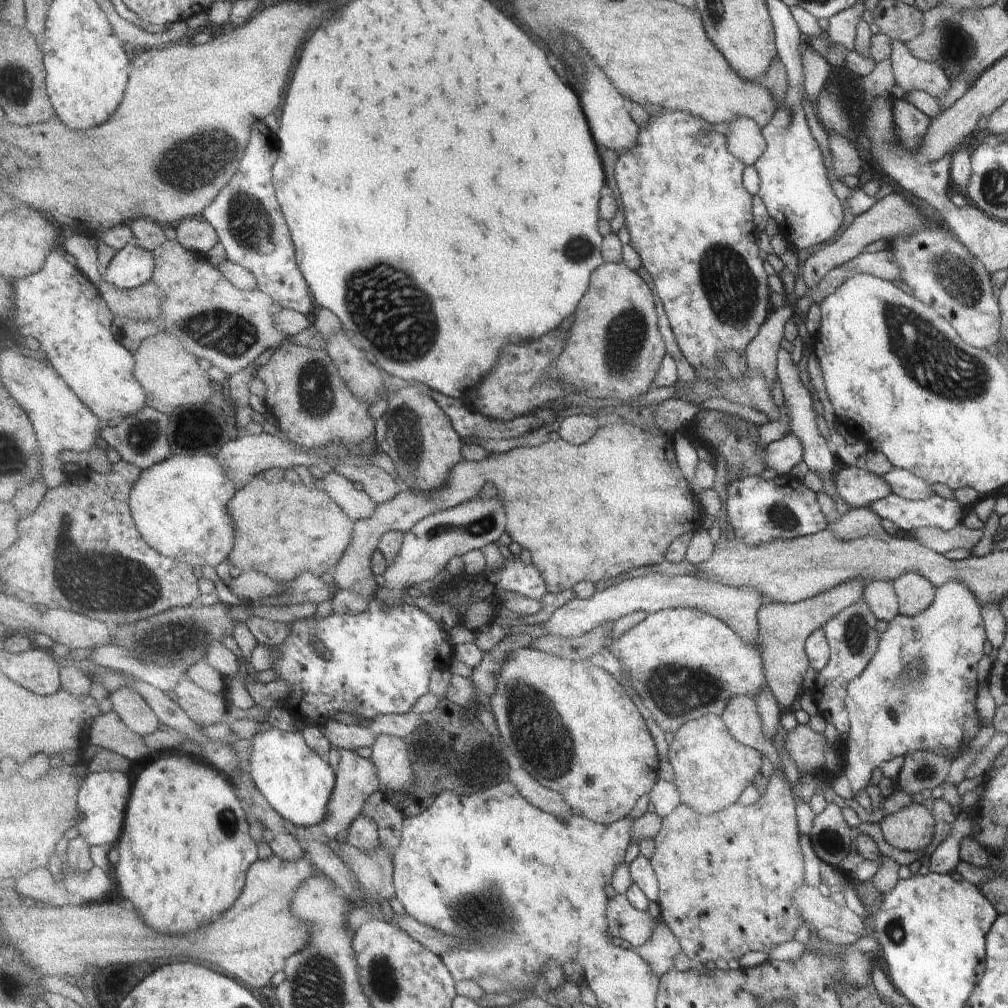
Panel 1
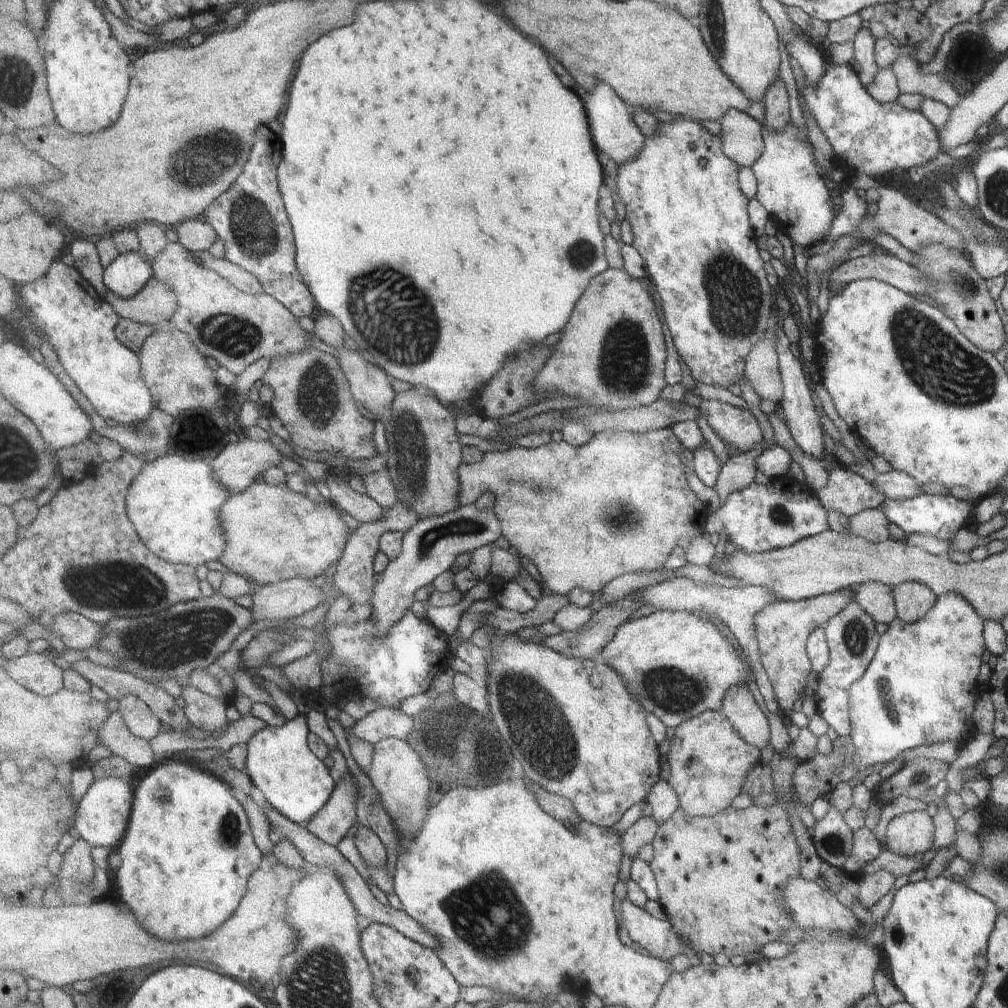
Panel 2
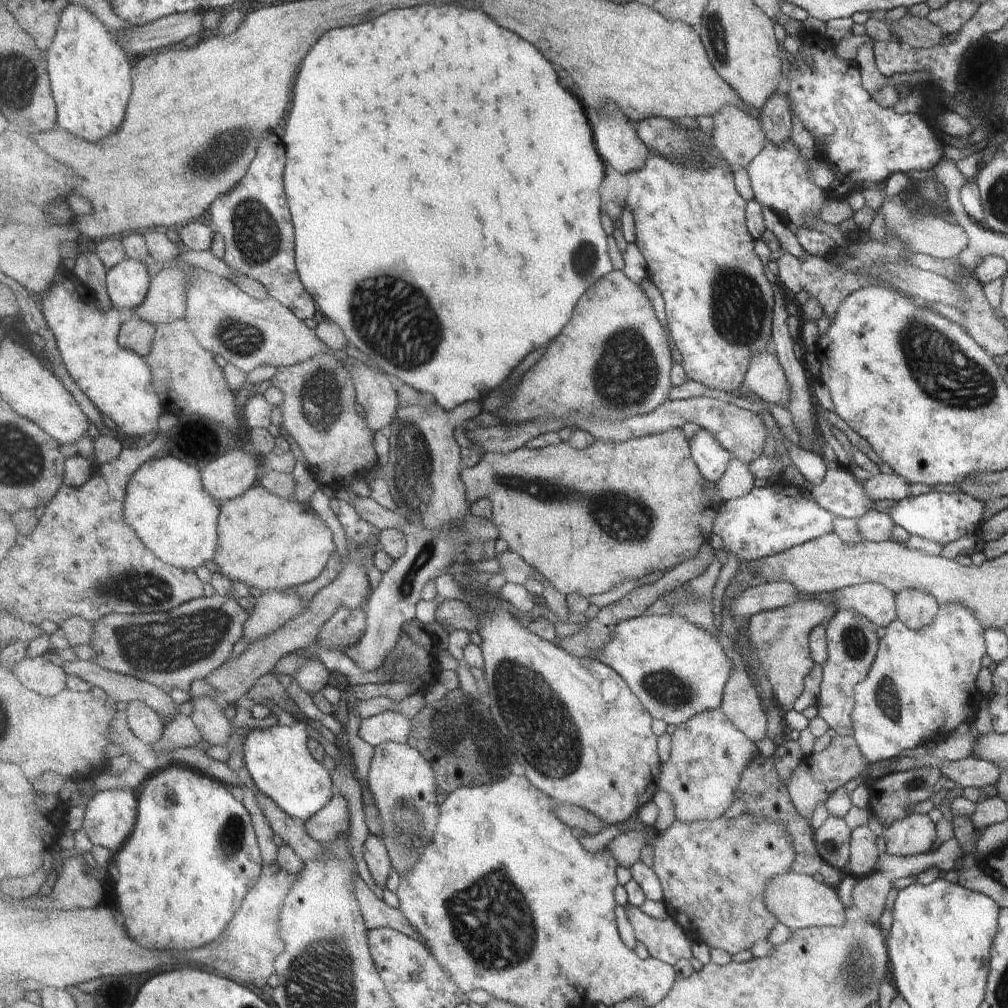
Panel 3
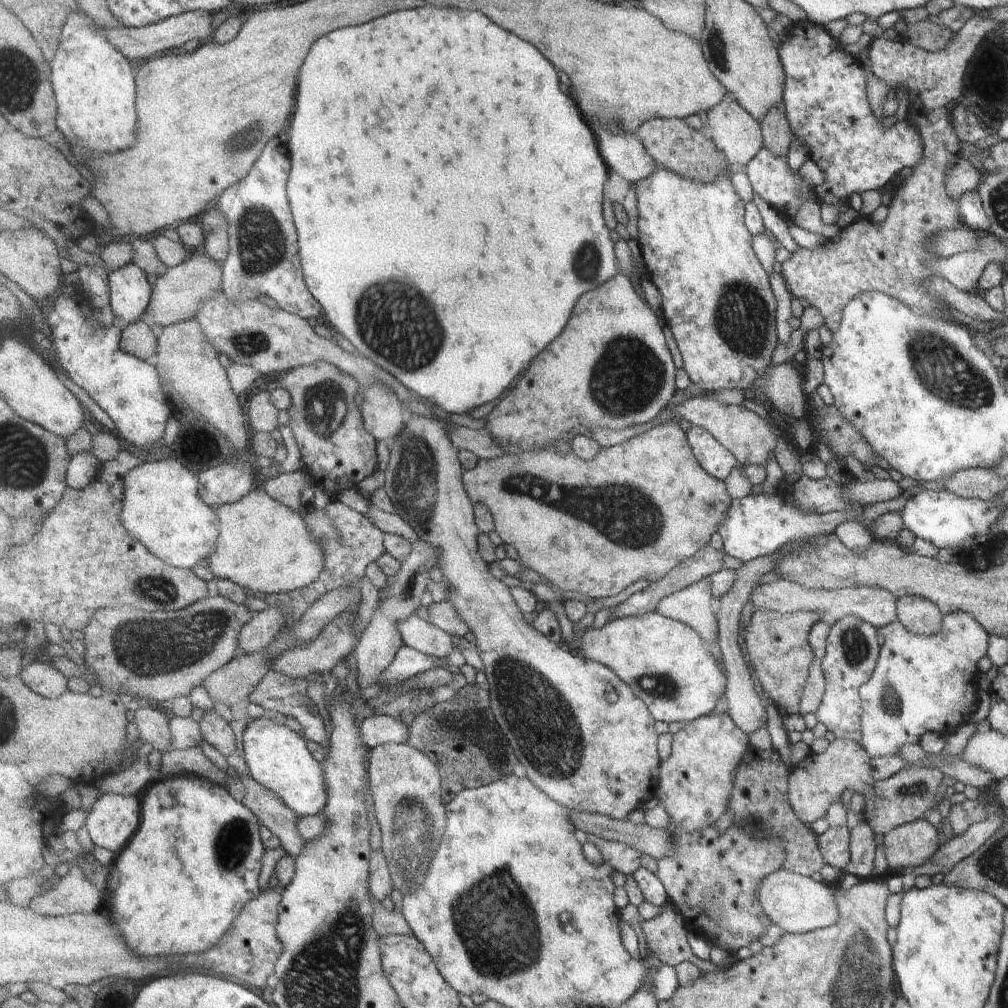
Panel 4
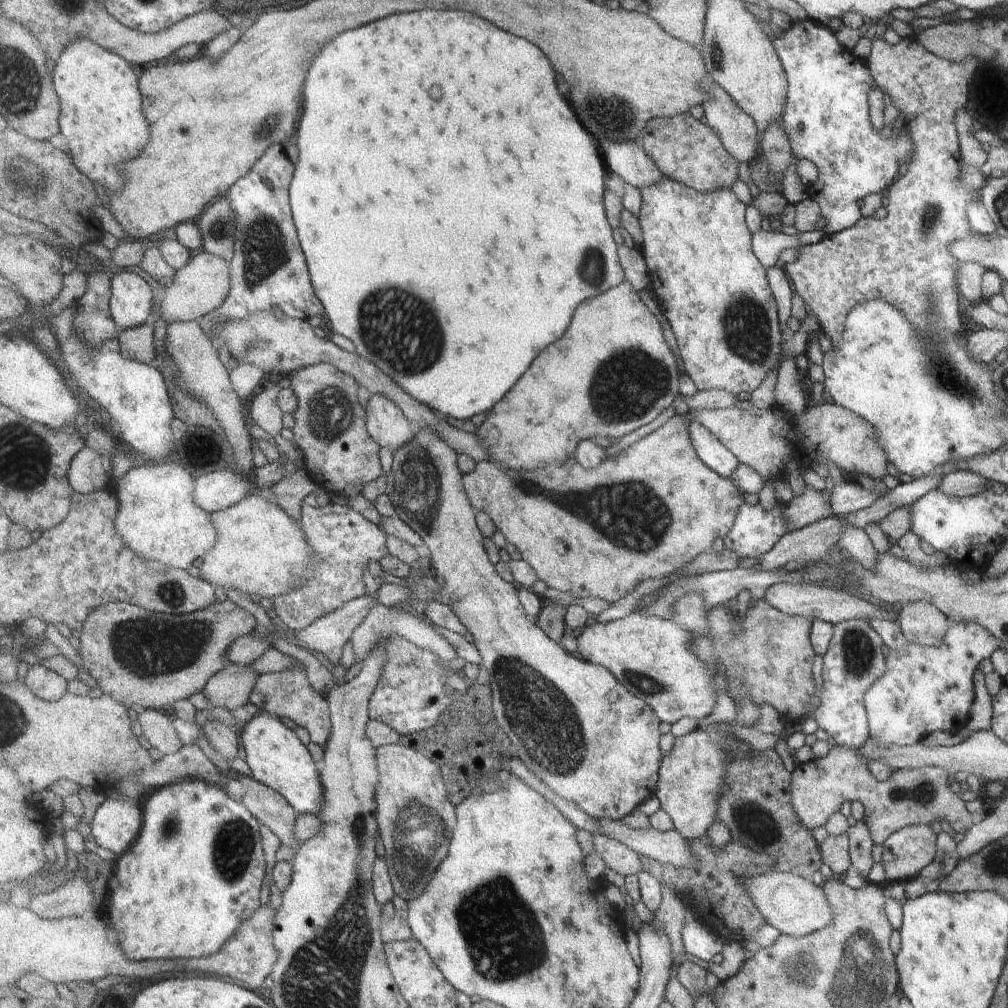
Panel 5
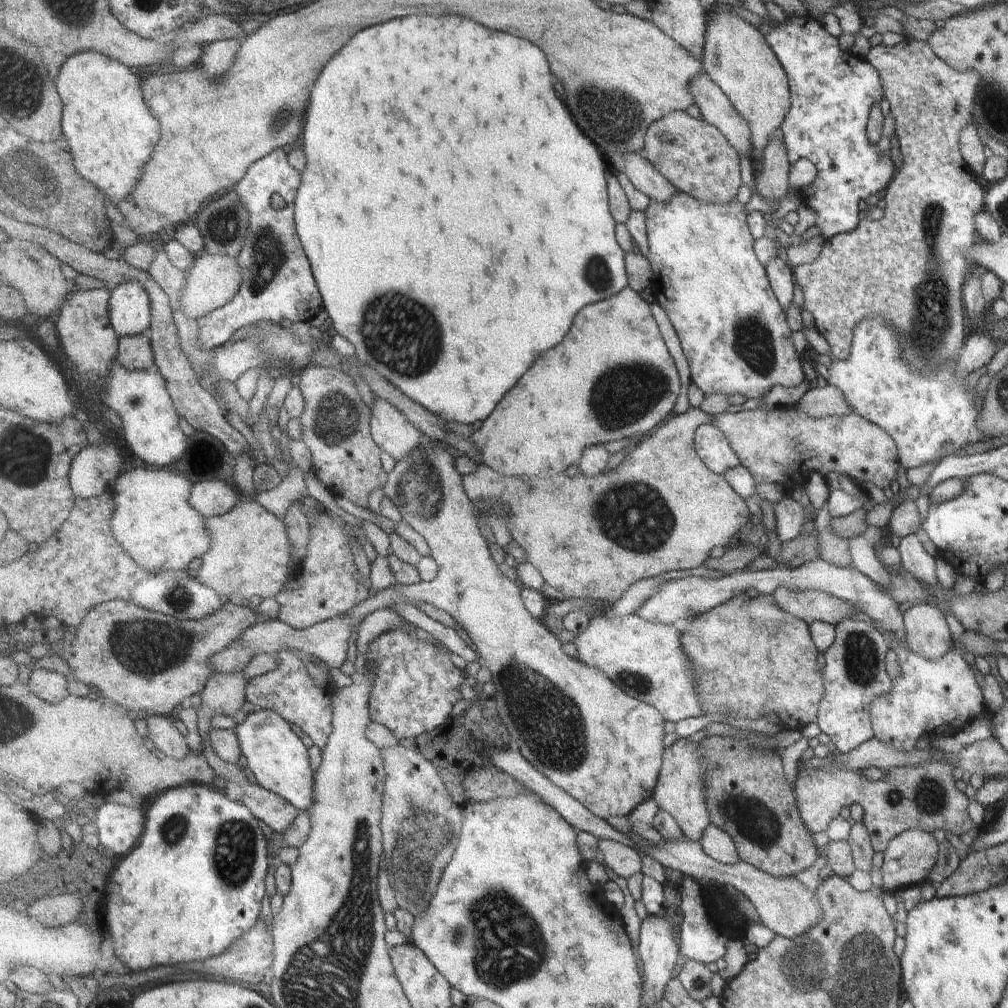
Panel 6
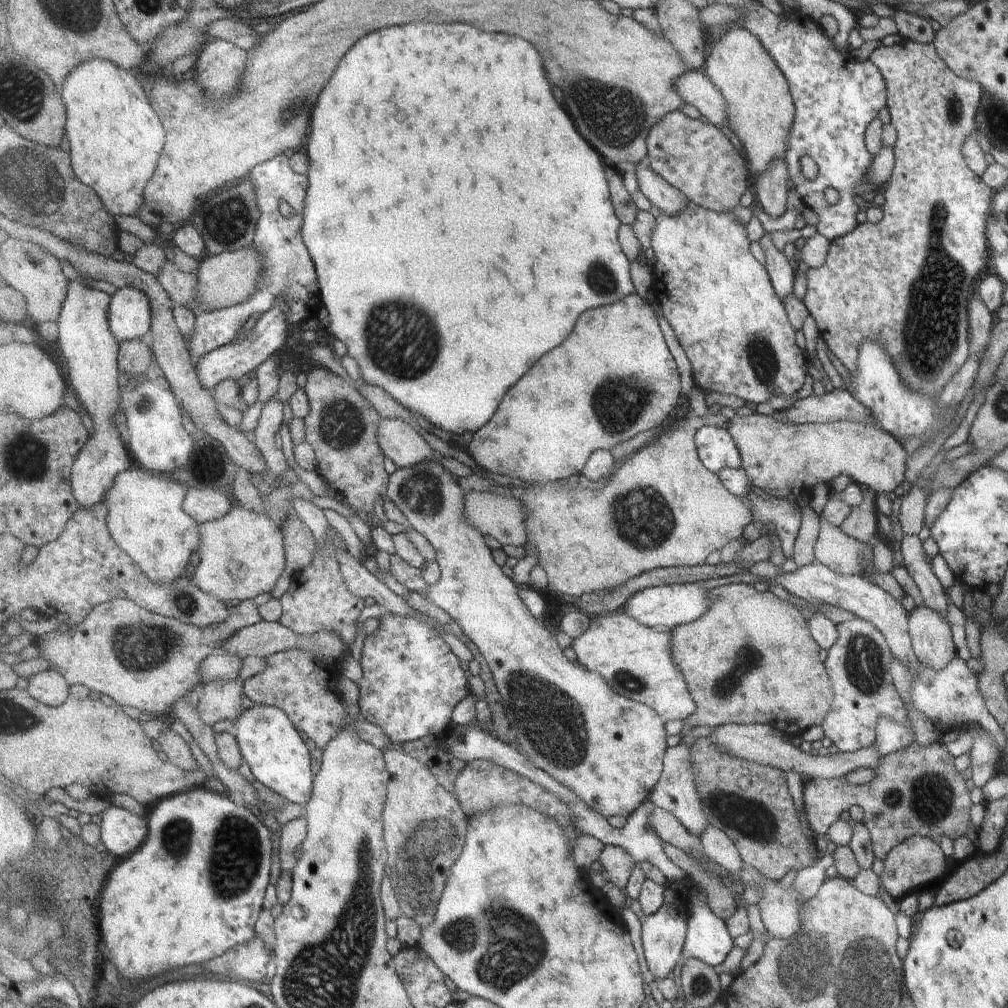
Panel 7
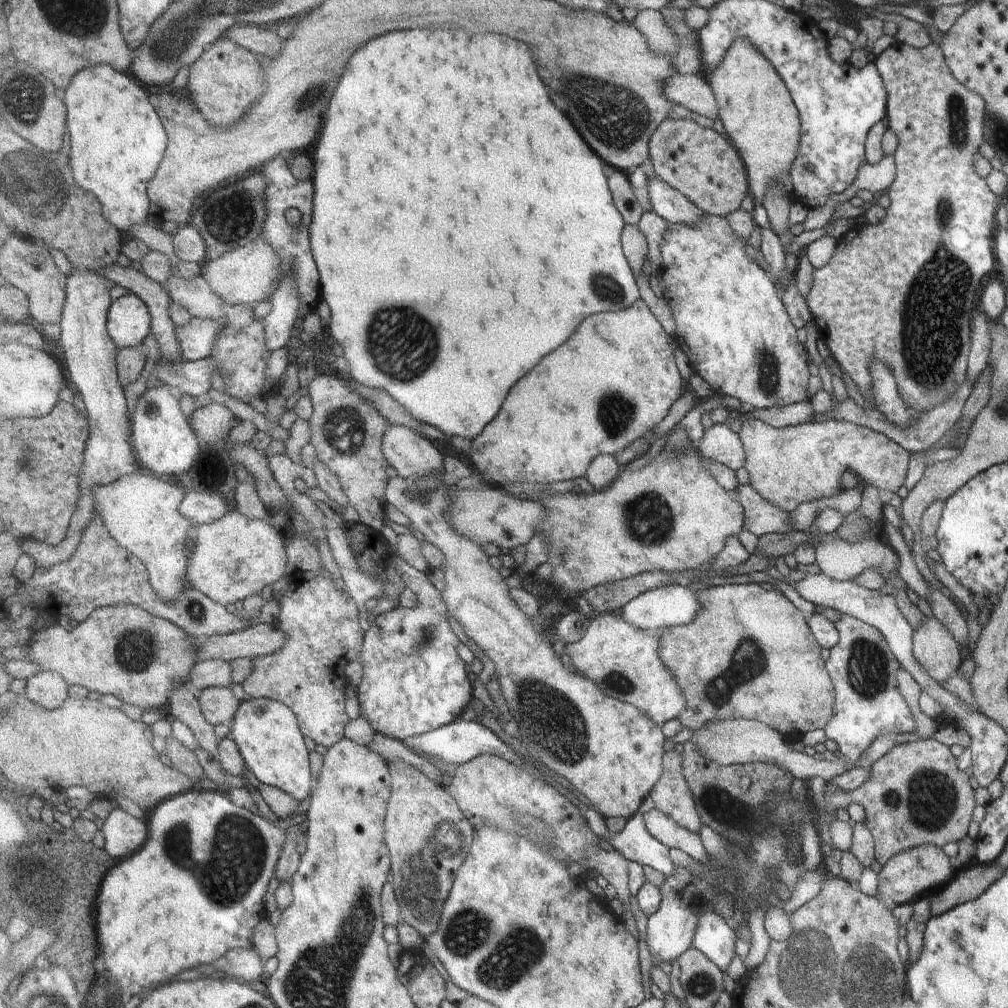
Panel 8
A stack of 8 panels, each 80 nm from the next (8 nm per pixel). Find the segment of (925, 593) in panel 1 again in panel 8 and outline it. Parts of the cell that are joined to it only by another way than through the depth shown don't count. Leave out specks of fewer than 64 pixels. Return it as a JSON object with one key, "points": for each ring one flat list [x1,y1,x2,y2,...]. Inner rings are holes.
{"points":[[924,616,924,623,912,631,912,653,917,664,937,684,945,684,962,662,959,644,934,617]]}

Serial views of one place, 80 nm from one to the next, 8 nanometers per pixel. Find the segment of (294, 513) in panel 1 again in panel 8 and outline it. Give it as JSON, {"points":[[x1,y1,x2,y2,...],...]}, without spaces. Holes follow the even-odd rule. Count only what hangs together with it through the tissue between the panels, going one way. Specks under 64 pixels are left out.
{"points":[[238,510,208,525,195,526,194,550,188,558,187,584,203,591,215,602,232,607,254,594,262,594,267,584,279,582,287,572,285,538,267,521,248,519]]}

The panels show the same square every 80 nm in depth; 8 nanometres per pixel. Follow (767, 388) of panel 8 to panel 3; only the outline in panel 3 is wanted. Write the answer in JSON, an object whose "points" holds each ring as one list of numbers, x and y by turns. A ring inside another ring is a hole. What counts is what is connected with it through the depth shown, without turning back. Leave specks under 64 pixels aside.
{"points":[[686,129,686,135,695,141,697,146,697,154,691,154,689,158,681,161,676,159,668,159,667,157,650,151,650,155,641,171,635,171,627,174,630,182,630,191,627,197,627,206,634,216,636,224,636,246,639,248,644,260,647,264,647,276,655,284,660,291,665,302,665,312,670,332,675,340,675,344,682,356,682,365,686,368,689,380,700,382,707,388,717,388,731,393,740,389,745,382,745,373,747,372,749,363,757,355,763,352,773,354,772,346,772,330,773,330,773,309,775,309,776,299,773,285,767,276,765,276,765,268,761,264,759,258,753,250,753,244,758,238,751,238,747,232,745,224,745,206,749,202,749,198,743,198,737,188,735,188,735,176,731,172,730,162,721,154,716,147,713,137,709,133,705,133,700,129]]}

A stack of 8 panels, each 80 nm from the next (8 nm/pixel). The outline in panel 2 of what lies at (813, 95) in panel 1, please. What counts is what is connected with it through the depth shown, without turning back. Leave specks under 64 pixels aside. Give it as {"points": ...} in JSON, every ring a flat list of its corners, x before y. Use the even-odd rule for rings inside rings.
{"points":[[797,35,787,42,787,54,793,57,803,72,807,86,817,86,825,72,823,55,817,50,806,36]]}

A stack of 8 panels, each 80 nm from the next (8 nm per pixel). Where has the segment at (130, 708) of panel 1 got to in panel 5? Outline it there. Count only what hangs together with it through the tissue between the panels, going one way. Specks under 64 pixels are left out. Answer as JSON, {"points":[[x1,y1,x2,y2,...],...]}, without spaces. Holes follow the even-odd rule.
{"points":[[147,709,138,719,146,740,163,754,175,754,185,747,173,721,160,711]]}

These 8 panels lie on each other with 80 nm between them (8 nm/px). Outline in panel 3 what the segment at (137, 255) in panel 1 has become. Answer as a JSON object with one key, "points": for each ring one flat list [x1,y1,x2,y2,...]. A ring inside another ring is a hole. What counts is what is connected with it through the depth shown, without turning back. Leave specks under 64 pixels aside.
{"points":[[128,257,108,270,106,282,112,306,128,316,133,308,145,302,152,277,146,262]]}

